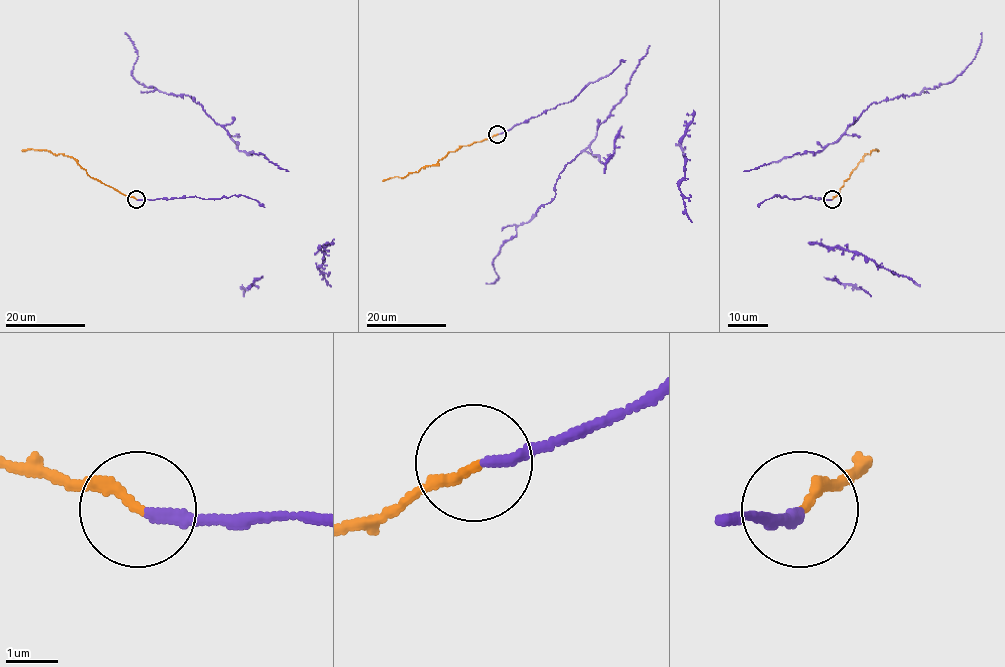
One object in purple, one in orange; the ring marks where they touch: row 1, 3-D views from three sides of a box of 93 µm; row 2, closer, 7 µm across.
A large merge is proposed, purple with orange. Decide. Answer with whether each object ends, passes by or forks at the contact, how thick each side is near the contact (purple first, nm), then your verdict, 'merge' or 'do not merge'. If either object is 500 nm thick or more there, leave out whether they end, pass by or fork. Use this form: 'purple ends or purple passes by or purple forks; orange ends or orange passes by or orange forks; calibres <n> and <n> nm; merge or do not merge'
purple ends; orange ends; calibres 220 and 200 nm; merge

